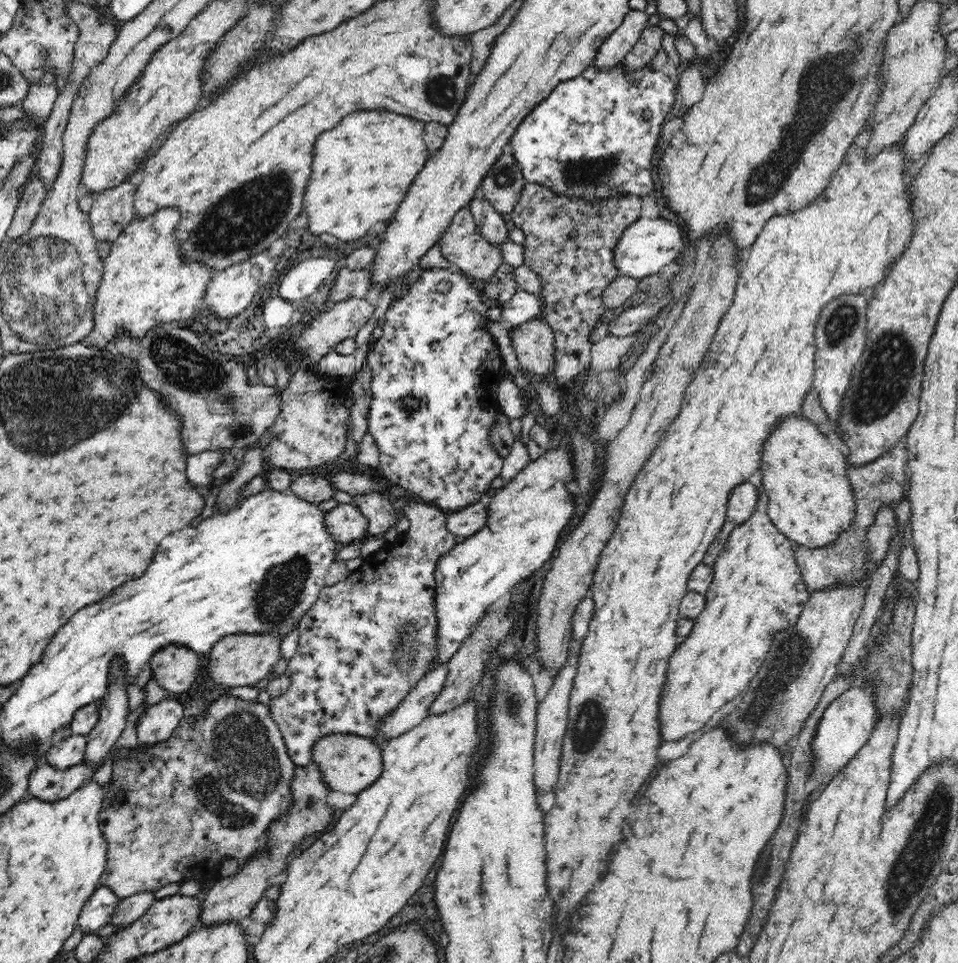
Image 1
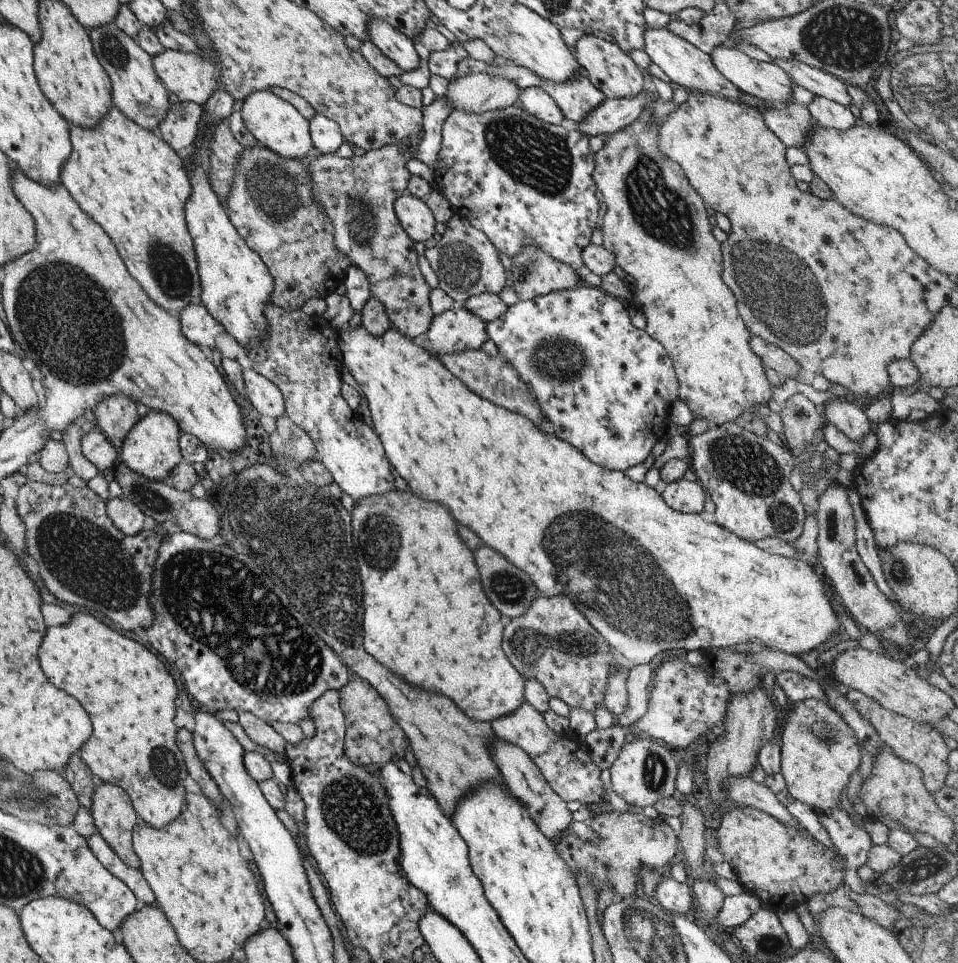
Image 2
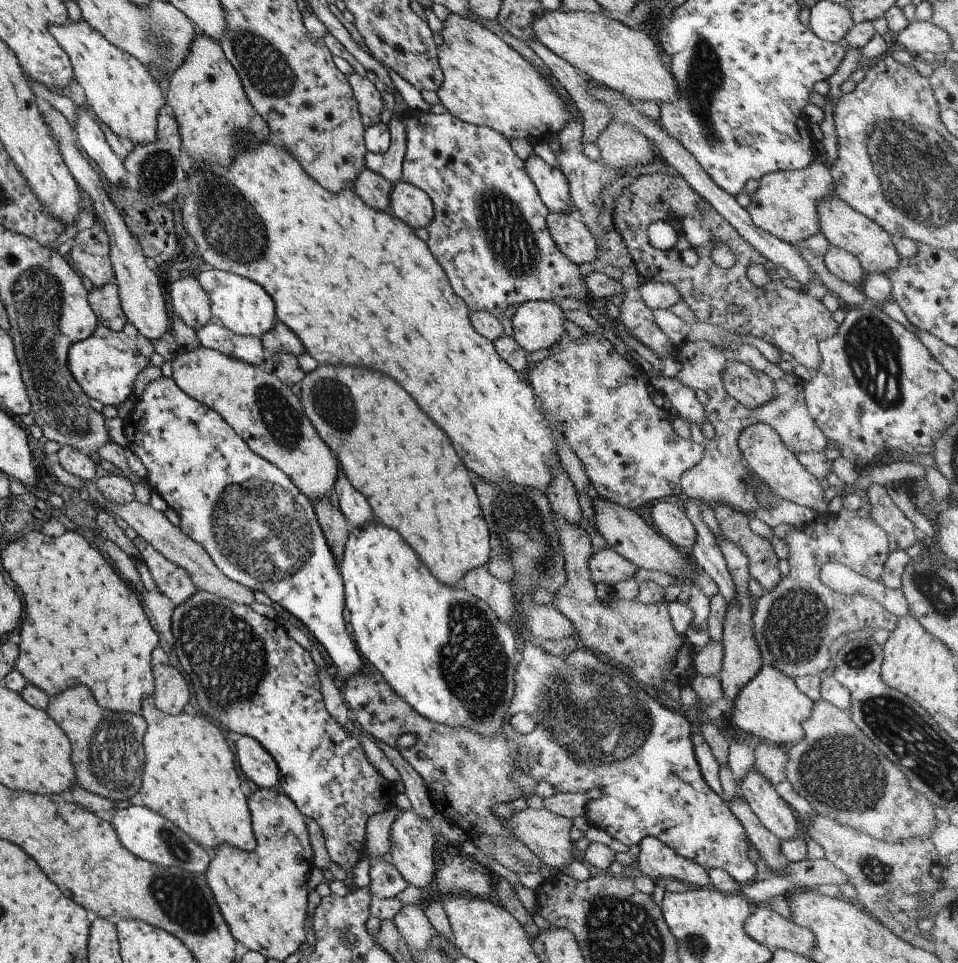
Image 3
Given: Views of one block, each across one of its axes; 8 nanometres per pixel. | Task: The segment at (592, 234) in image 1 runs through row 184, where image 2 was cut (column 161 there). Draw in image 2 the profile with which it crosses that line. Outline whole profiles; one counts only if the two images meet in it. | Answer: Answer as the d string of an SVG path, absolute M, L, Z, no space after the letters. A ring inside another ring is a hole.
M26 480L14 498L16 513L24 524L24 543L27 554L38 566L38 576L45 588L55 598L67 604L78 604L87 608L91 614L101 614L119 624L123 630L151 626L154 614L148 606L148 595L152 589L152 572L157 551L166 532L161 525L154 530L141 529L131 536L125 536L109 520L106 513L106 501L97 496L88 487L73 487L68 483L50 485Z

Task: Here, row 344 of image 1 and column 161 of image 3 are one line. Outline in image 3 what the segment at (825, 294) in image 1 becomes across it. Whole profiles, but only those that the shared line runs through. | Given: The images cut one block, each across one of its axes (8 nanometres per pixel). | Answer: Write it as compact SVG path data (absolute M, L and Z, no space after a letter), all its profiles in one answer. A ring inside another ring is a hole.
M152 697L143 698L140 715L147 722L142 736L144 761L138 790L141 802L170 820L209 853L221 843L253 850L256 840L246 797L239 789L234 756L219 729L204 715L184 711L176 715L162 713L155 708Z

